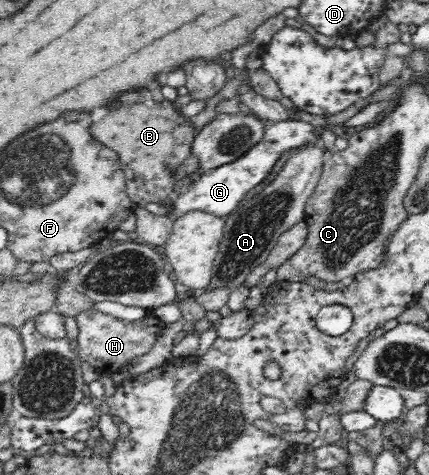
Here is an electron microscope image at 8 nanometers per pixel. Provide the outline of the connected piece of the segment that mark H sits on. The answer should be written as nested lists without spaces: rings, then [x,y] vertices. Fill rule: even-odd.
[[[90,308],[75,315],[78,326],[77,354],[99,374],[116,373],[129,364],[136,356],[147,354],[152,349],[163,326],[151,316],[143,320],[128,321],[104,314]]]

